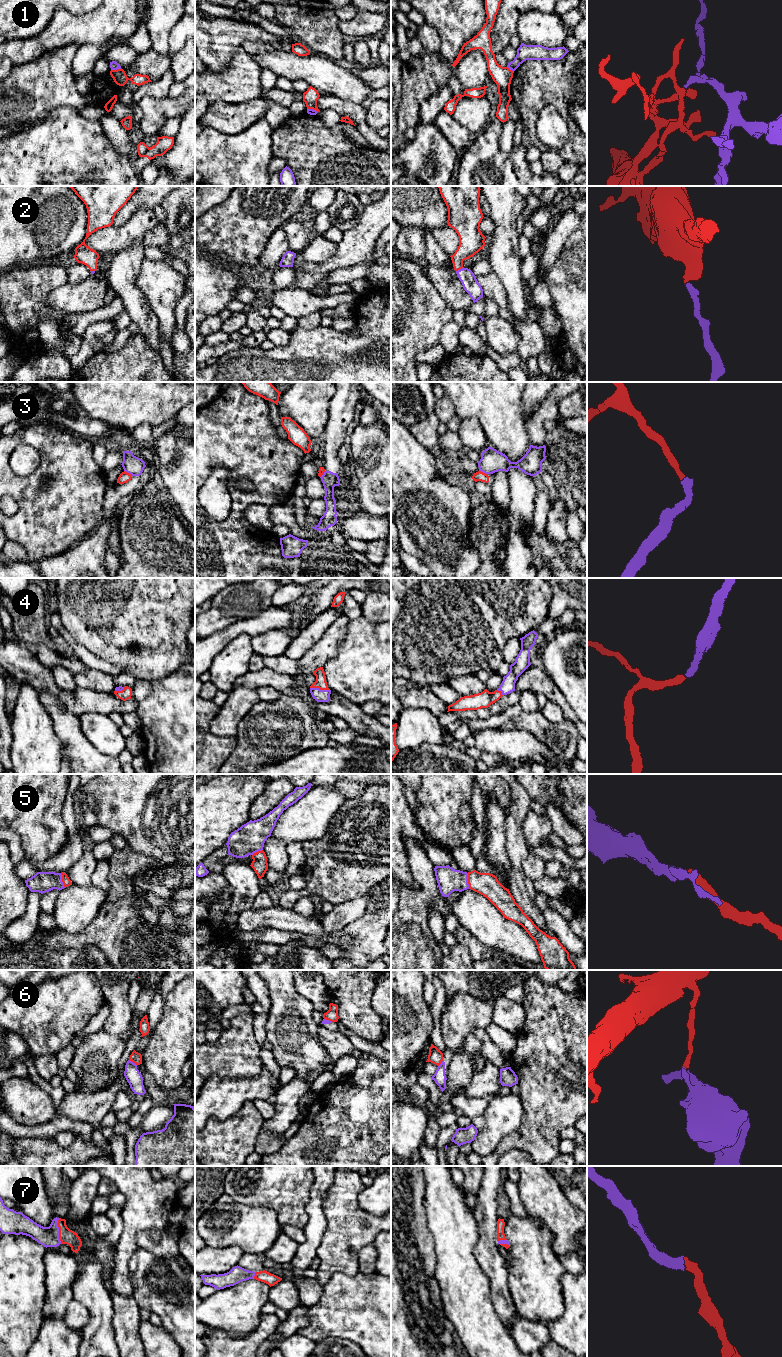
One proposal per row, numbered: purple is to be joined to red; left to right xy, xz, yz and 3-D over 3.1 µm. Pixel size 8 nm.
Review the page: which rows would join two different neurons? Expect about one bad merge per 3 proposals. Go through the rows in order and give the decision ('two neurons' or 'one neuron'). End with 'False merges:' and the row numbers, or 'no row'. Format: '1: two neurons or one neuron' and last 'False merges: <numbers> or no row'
1: two neurons
2: one neuron
3: two neurons
4: one neuron
5: one neuron
6: two neurons
7: one neuron
False merges: 1, 3, 6

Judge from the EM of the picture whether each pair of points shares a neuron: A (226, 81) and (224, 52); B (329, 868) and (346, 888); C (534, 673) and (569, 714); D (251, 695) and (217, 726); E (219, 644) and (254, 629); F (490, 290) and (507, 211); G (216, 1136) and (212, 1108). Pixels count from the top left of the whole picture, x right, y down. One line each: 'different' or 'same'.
A: different
B: same
C: same
D: same
E: same
F: different
G: different

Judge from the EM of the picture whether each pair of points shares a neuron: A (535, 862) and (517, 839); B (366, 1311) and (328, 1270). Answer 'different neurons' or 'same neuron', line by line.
A: different neurons
B: different neurons

